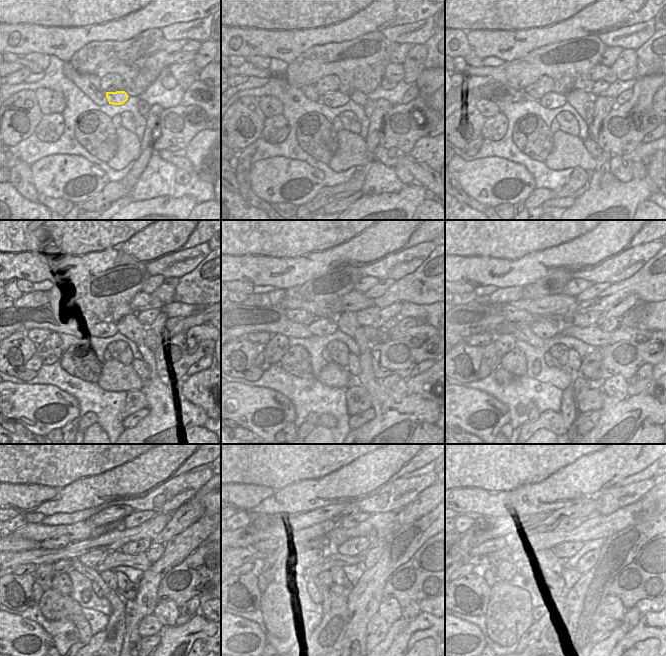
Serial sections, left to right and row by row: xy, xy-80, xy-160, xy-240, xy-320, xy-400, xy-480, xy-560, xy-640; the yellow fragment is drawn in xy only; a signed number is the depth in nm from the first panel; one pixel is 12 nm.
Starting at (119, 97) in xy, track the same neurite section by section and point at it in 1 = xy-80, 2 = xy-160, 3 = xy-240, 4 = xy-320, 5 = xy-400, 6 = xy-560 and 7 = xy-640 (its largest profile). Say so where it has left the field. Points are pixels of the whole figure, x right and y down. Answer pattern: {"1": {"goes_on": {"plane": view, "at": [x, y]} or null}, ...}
{"1": {"goes_on": {"plane": "xy-80", "at": [333, 99]}}, "2": {"goes_on": {"plane": "xy-160", "at": [552, 100]}}, "3": {"goes_on": {"plane": "xy-240", "at": [101, 327]}}, "4": {"goes_on": {"plane": "xy-320", "at": [324, 326]}}, "5": {"goes_on": {"plane": "xy-400", "at": [545, 328]}}, "6": {"goes_on": {"plane": "xy-560", "at": [313, 556]}}, "7": {"goes_on": {"plane": "xy-640", "at": [531, 560]}}}

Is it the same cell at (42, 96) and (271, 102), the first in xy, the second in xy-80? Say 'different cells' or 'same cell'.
same cell

